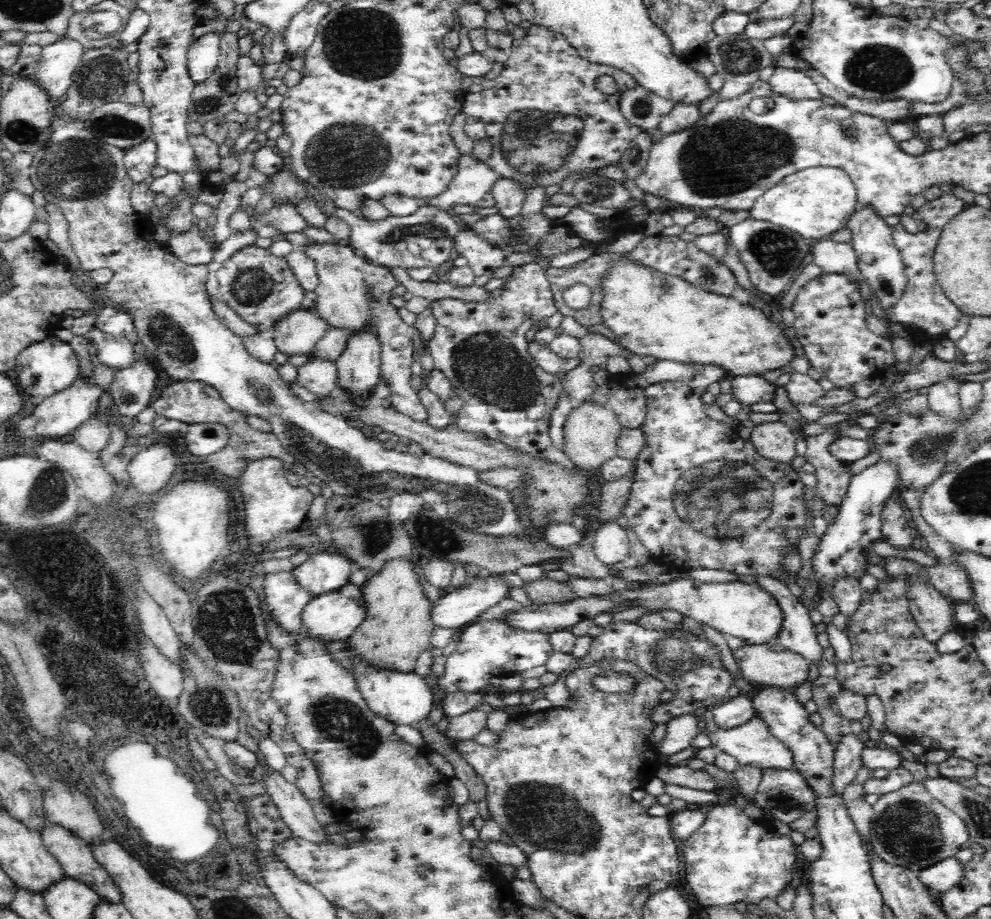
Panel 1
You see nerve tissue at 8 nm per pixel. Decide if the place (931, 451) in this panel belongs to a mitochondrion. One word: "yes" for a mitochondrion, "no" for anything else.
yes

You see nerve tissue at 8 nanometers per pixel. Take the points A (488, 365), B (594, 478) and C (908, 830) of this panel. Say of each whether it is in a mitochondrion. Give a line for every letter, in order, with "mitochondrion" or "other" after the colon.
A: mitochondrion
B: other
C: mitochondrion

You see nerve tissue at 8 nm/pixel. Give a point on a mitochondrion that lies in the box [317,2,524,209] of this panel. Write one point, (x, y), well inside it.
(363, 43)

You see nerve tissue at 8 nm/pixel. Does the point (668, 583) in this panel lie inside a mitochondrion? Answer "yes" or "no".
no

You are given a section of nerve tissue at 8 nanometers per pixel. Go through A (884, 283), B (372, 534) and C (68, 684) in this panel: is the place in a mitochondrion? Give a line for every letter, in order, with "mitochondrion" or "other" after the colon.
A: mitochondrion
B: mitochondrion
C: other

